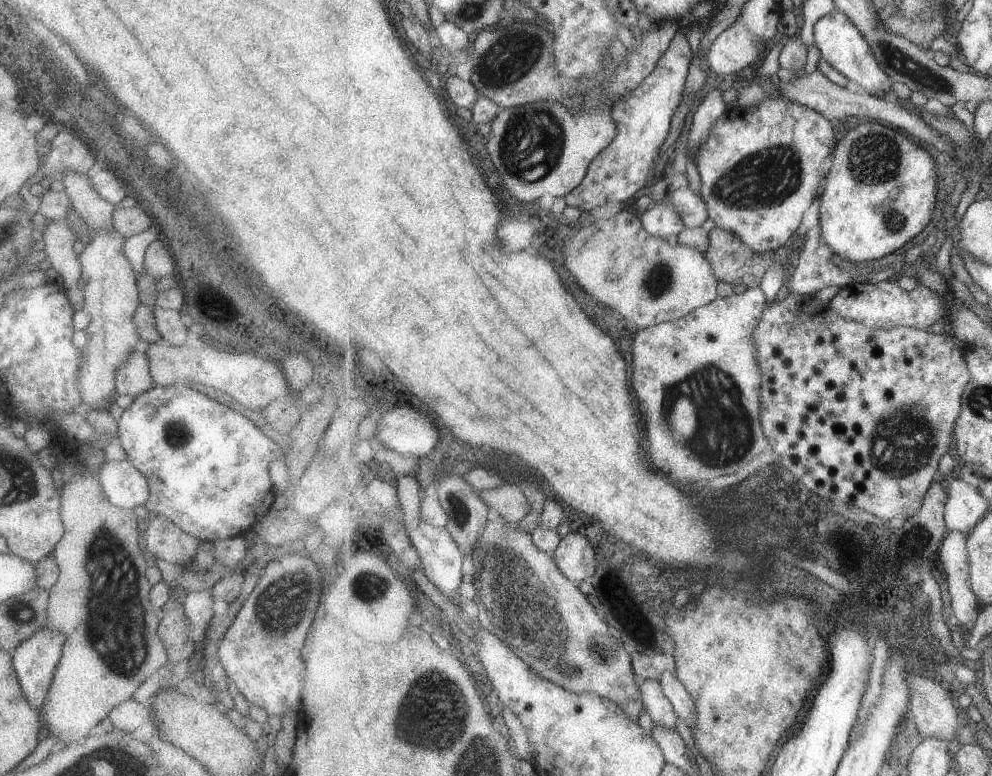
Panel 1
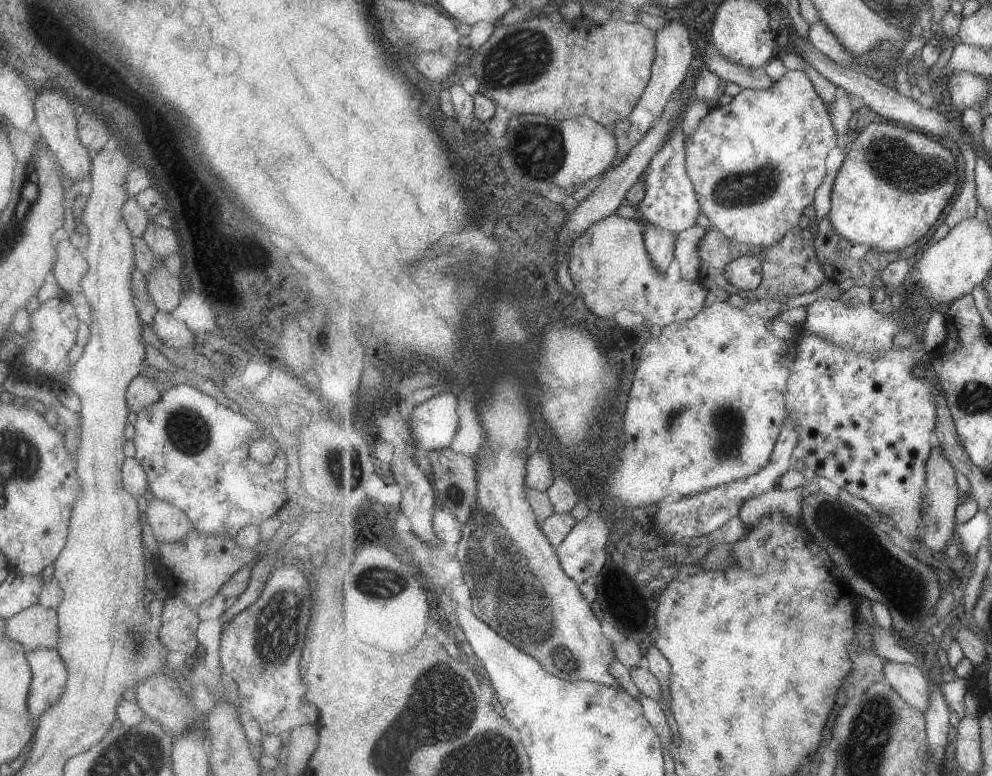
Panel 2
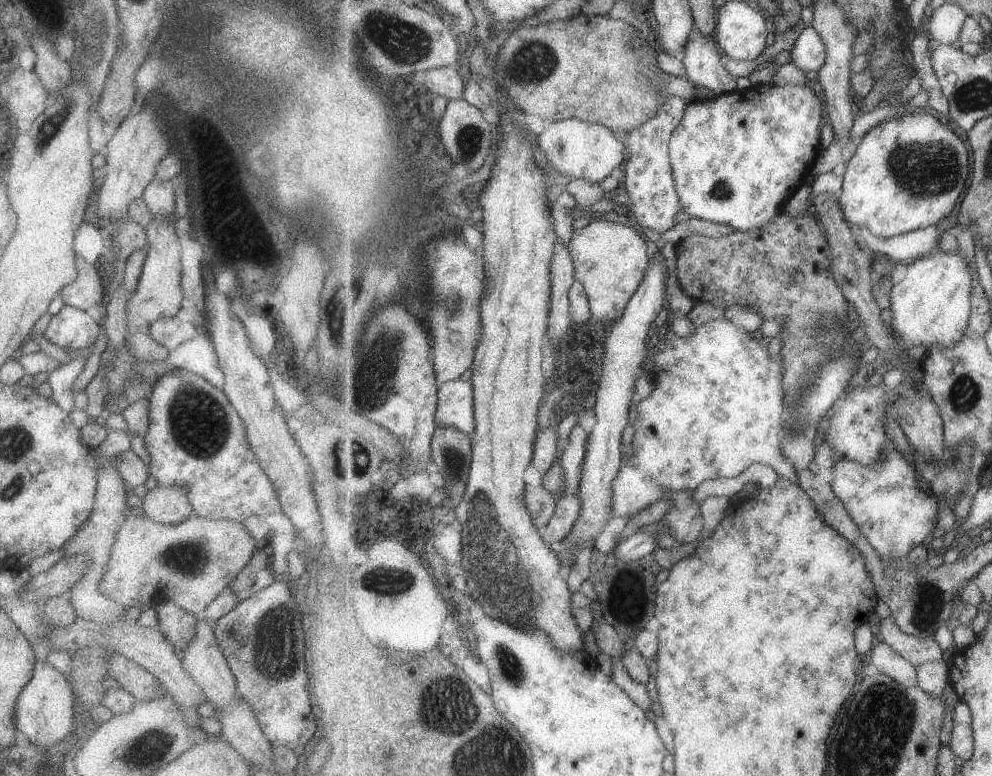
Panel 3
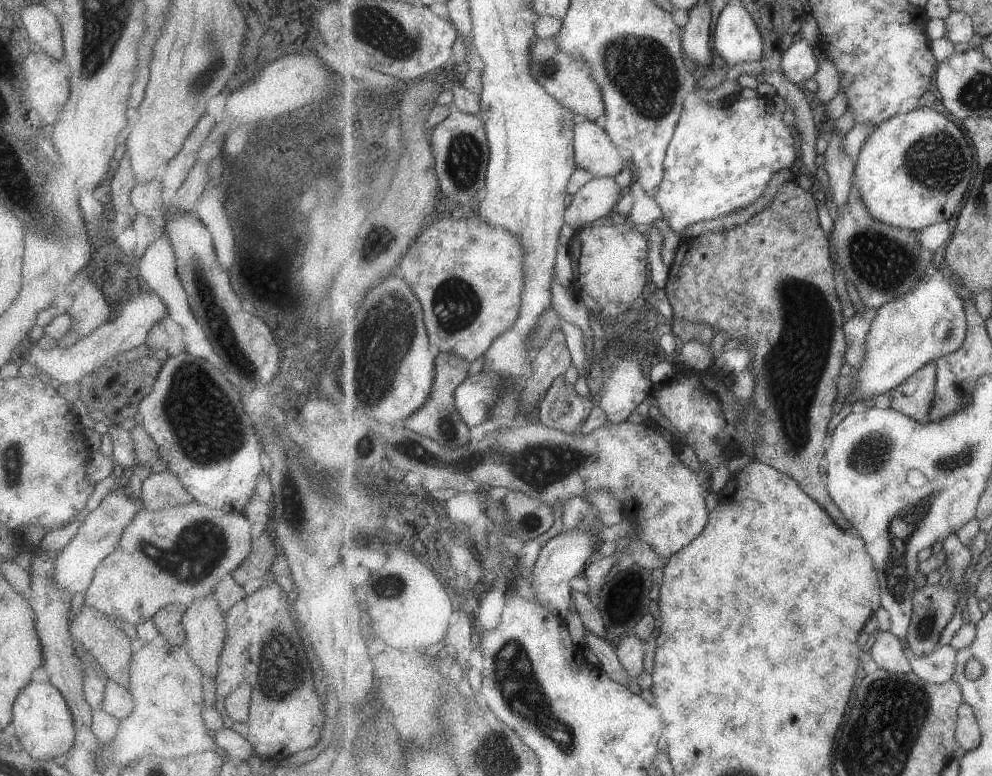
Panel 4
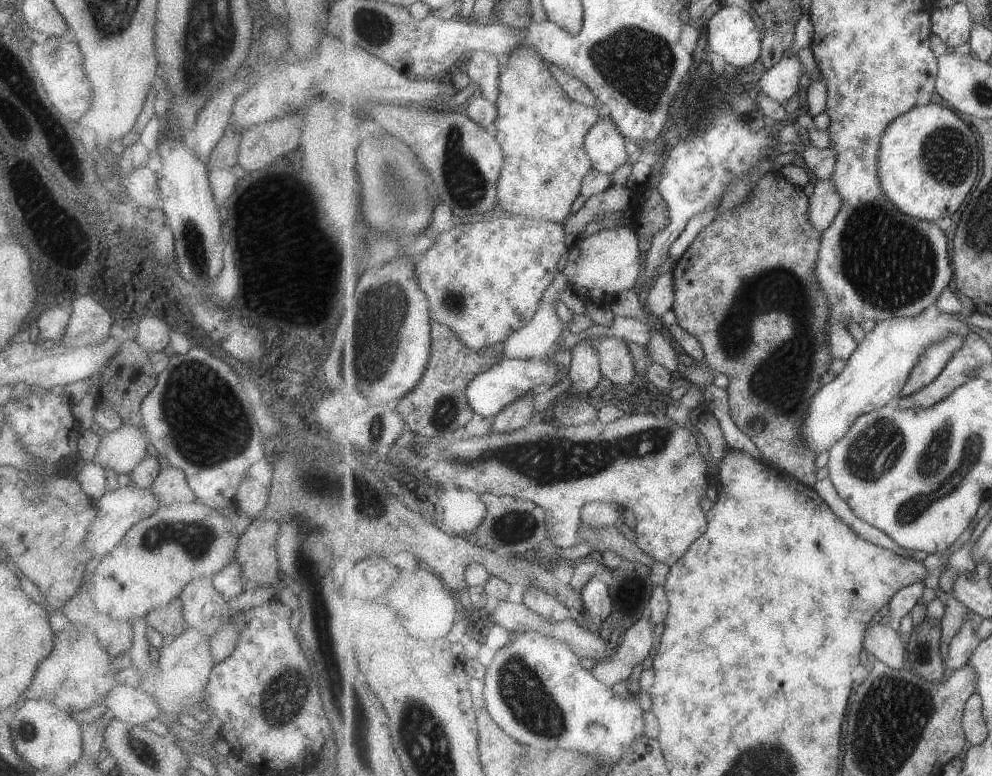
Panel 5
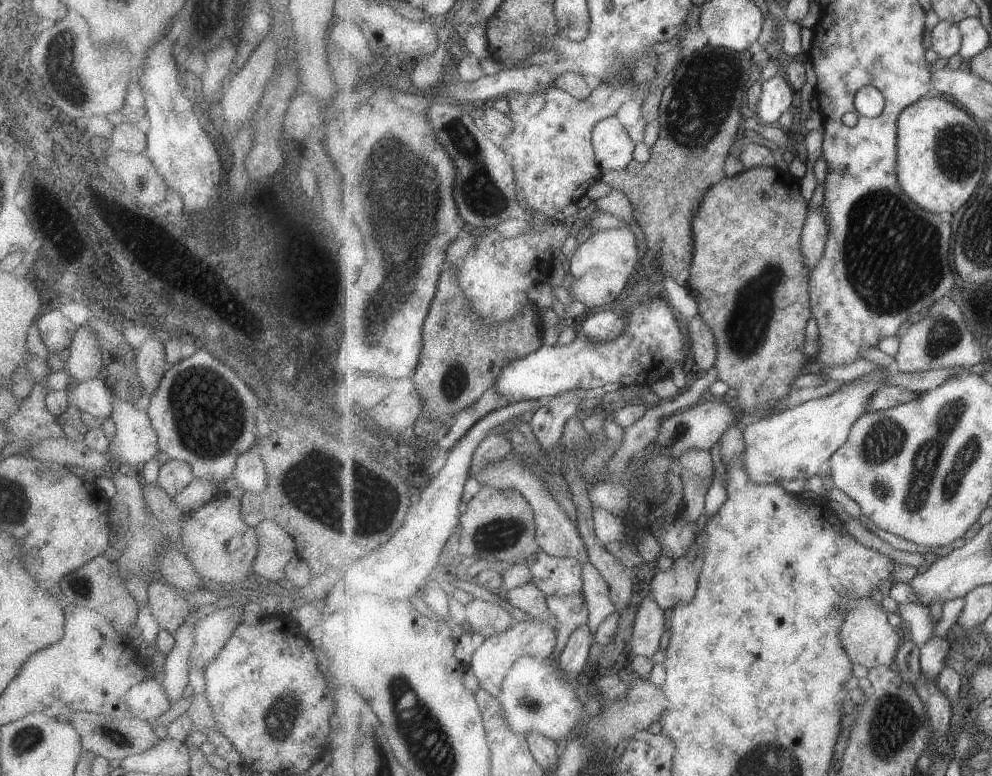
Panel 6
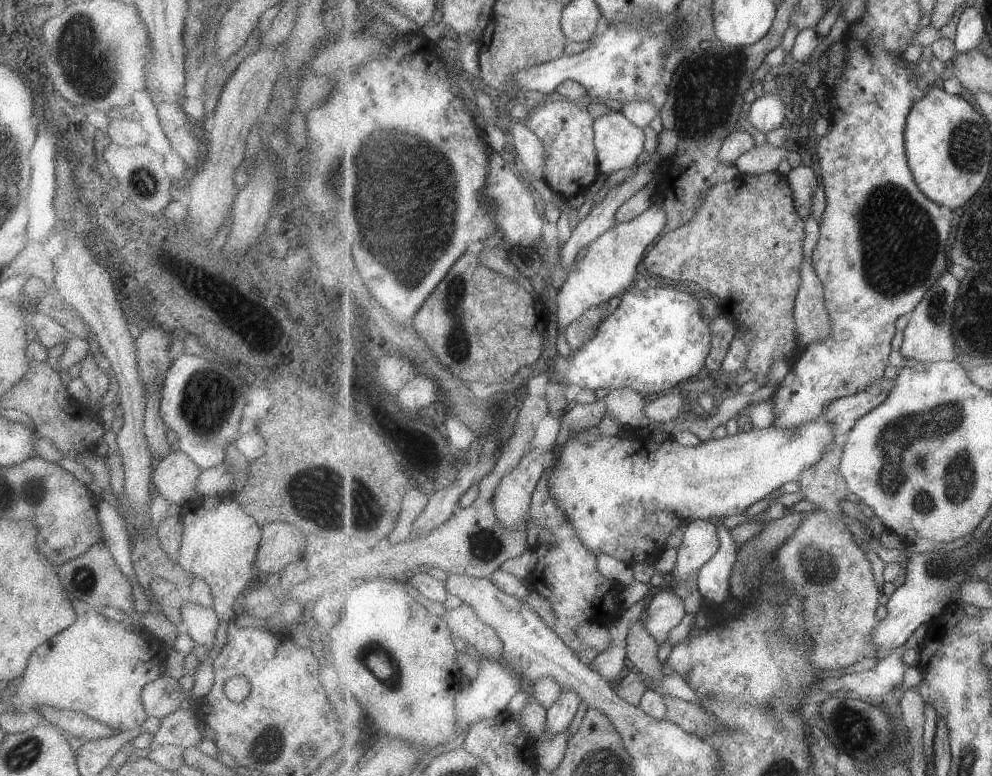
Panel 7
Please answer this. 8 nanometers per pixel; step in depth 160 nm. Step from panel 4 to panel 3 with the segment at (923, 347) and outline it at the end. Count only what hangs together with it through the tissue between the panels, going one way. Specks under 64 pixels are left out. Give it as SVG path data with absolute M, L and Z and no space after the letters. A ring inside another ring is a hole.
M958 247L954 254L935 250L928 257L909 263L907 274L890 292L890 307L894 316L890 324L893 337L903 346L921 346L927 349L939 345L942 349L954 347L963 337L972 313L974 269Z

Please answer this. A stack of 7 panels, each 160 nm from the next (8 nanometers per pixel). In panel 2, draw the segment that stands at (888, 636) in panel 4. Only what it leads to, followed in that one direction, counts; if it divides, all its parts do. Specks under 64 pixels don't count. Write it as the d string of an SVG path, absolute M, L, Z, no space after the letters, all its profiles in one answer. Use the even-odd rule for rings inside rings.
M891 661L885 664L885 676L893 682L903 700L926 712L930 703L931 680L923 670L913 664Z

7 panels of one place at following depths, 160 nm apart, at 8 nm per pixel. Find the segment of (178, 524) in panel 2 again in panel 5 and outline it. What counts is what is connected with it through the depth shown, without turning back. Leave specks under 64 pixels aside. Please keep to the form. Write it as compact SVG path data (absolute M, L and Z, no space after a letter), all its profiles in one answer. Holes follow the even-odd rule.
M166 467L158 472L149 490L162 505L190 503L196 499L187 484L184 472L177 467Z

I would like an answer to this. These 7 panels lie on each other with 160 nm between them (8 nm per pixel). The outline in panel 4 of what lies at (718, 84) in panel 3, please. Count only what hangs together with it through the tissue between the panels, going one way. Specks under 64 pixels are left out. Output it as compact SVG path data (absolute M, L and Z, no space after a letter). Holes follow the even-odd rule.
M694 4L687 12L688 21L684 26L683 46L685 54L691 56L694 62L701 65L715 67L716 52L713 45L709 44L713 33L713 16L711 16L711 4Z

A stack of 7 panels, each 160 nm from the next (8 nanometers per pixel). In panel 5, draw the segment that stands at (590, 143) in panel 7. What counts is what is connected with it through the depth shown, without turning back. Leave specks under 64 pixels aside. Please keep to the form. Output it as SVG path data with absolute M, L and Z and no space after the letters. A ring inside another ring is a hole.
M520 47L509 55L508 65L500 76L500 95L496 100L498 117L494 133L504 152L504 167L498 180L499 206L507 213L544 221L564 223L570 219L571 206L581 194L581 180L593 168L585 139L587 133L602 118L599 110L606 111L601 102L589 106L571 100L557 82L549 64L543 62L532 47Z

